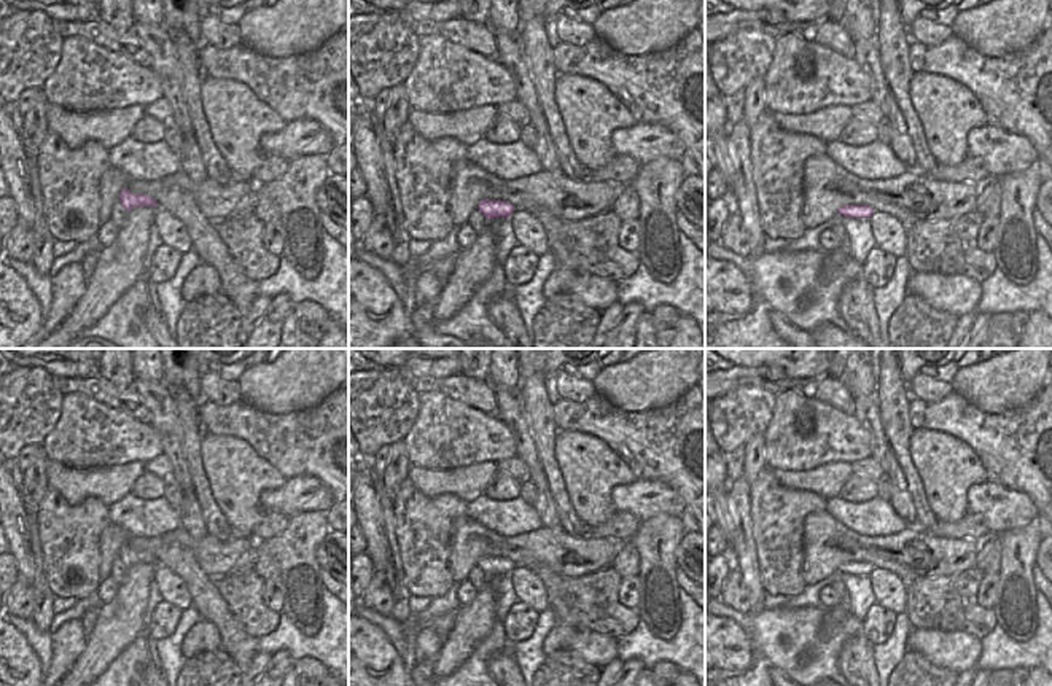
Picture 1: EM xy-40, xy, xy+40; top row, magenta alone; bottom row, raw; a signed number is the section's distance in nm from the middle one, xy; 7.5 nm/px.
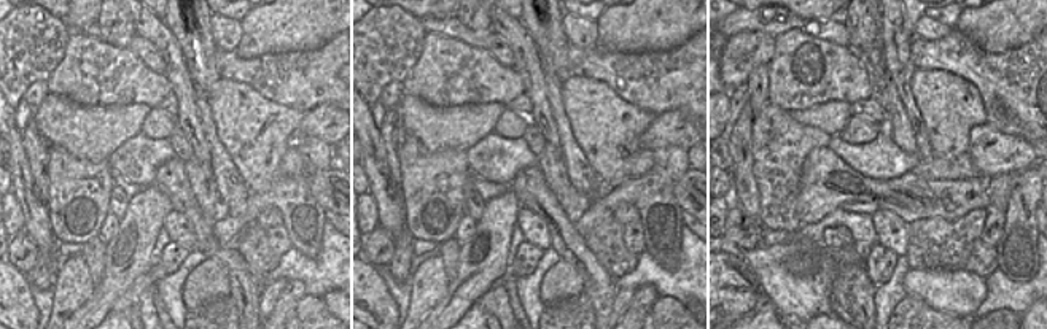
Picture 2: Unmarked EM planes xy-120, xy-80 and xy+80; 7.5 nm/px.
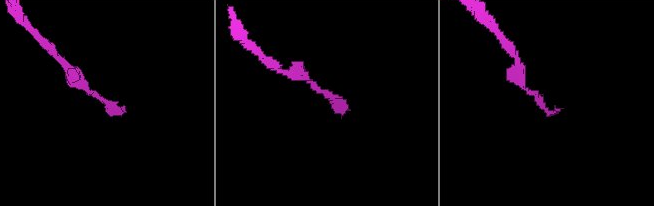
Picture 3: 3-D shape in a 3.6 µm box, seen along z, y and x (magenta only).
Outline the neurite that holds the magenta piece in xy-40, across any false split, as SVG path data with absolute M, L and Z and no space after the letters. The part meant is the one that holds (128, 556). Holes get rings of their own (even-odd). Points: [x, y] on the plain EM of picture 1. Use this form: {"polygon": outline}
{"polygon": "M127 544L121 548L119 555L111 563L110 576L121 586L127 578L127 570L135 563L156 563L158 560L153 554L146 551L134 551Z"}

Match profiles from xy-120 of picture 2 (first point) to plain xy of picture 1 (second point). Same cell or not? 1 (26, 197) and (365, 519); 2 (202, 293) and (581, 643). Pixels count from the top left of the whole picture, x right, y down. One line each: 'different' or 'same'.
1: same
2: different

